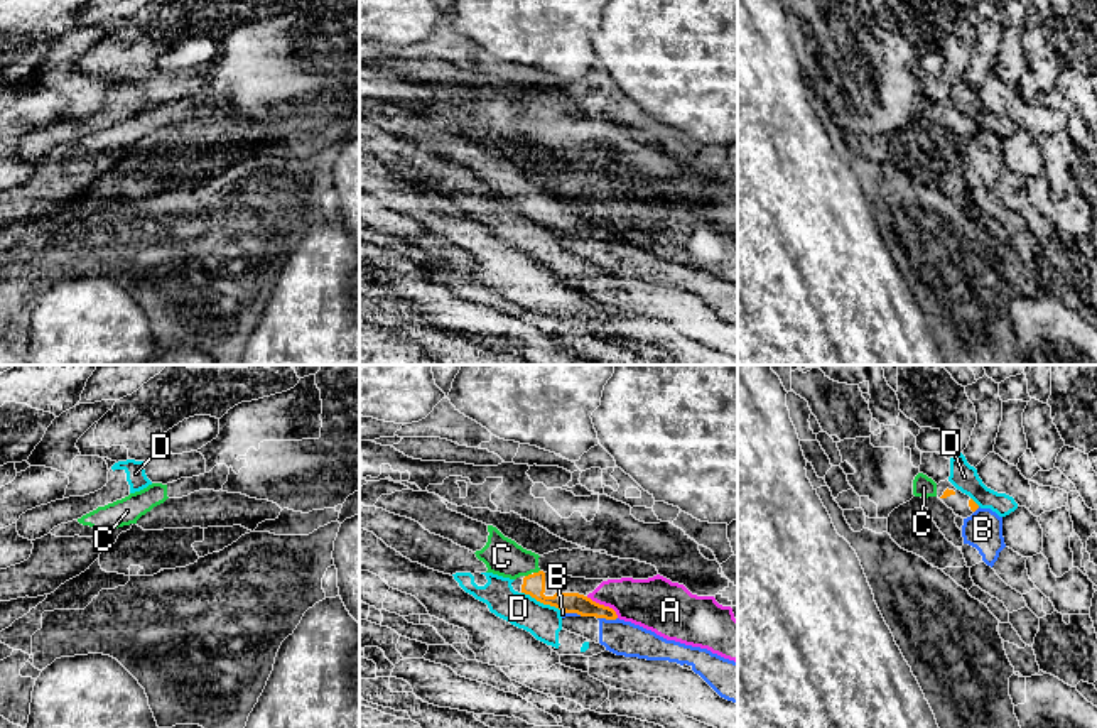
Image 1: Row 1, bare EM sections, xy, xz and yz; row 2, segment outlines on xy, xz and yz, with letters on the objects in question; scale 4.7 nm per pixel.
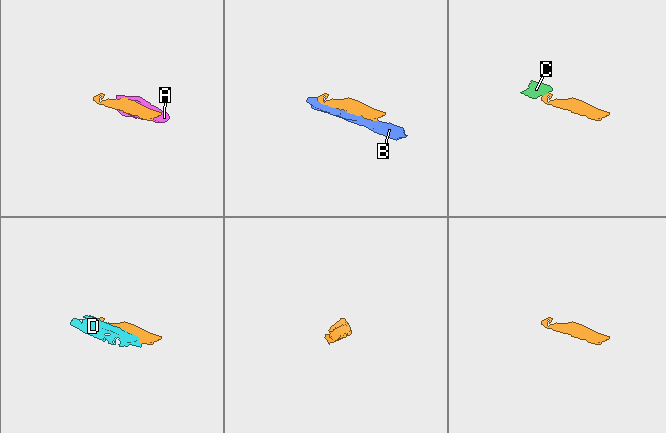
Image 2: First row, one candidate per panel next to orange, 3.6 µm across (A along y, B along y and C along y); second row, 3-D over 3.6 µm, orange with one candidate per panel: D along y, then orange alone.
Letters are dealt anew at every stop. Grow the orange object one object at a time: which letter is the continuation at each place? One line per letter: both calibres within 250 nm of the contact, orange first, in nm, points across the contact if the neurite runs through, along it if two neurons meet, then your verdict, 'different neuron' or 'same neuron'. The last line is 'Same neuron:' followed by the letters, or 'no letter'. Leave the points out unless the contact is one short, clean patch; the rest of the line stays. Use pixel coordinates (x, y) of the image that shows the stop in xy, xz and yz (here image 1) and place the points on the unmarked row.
A: 100 nm thick on the orange side, 260 nm on the other; different neuron
B: 100 nm thick on the orange side, 160 nm on the other; different neuron
C: 110 nm thick on the orange side, 180 nm on the other; runs through xz (534, 206), (535, 195), (525, 184), (502, 178); same neuron
D: 110 nm thick on the orange side, 170 nm on the other; different neuron
Same neuron: C

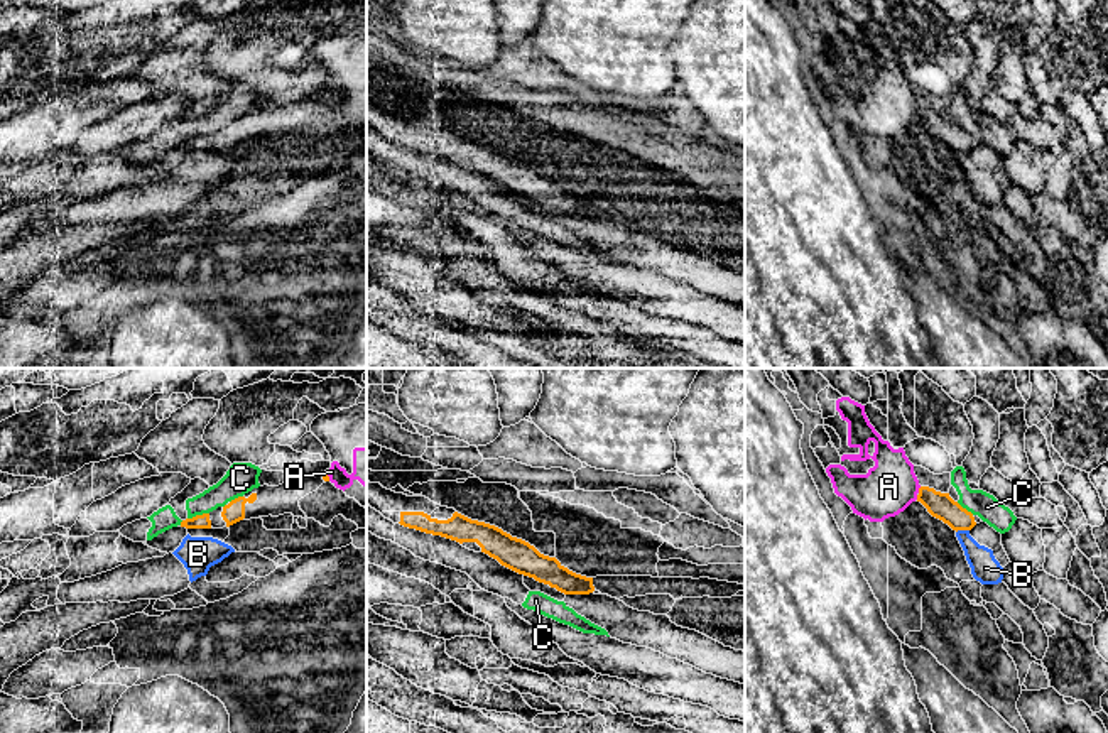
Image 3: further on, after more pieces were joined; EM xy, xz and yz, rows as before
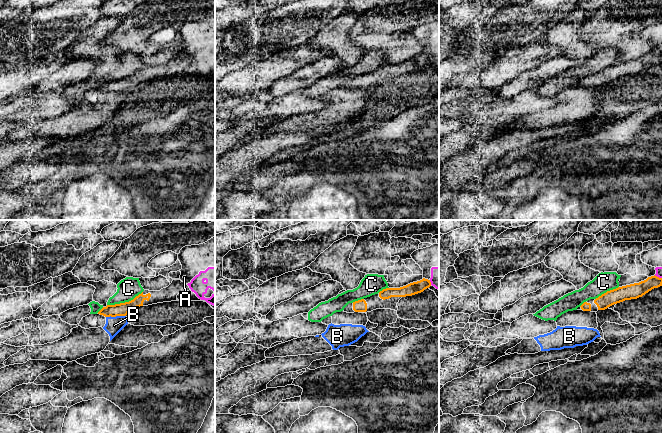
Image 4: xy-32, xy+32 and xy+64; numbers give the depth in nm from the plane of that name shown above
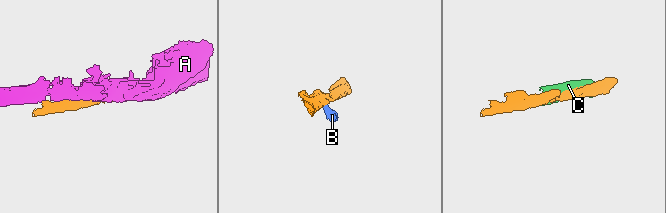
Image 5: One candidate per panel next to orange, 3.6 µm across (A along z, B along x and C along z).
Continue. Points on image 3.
A: 120 nm thick on the orange side, 240 nm on the other; border along yz (921, 108), (917, 114); different neuron
B: 120 nm thick on the orange side, 140 nm on the other; border along yz (968, 151), (956, 154); different neuron
C: 70 nm thick on the orange side, 140 nm on the other; different neuron
Same neuron: no letter

